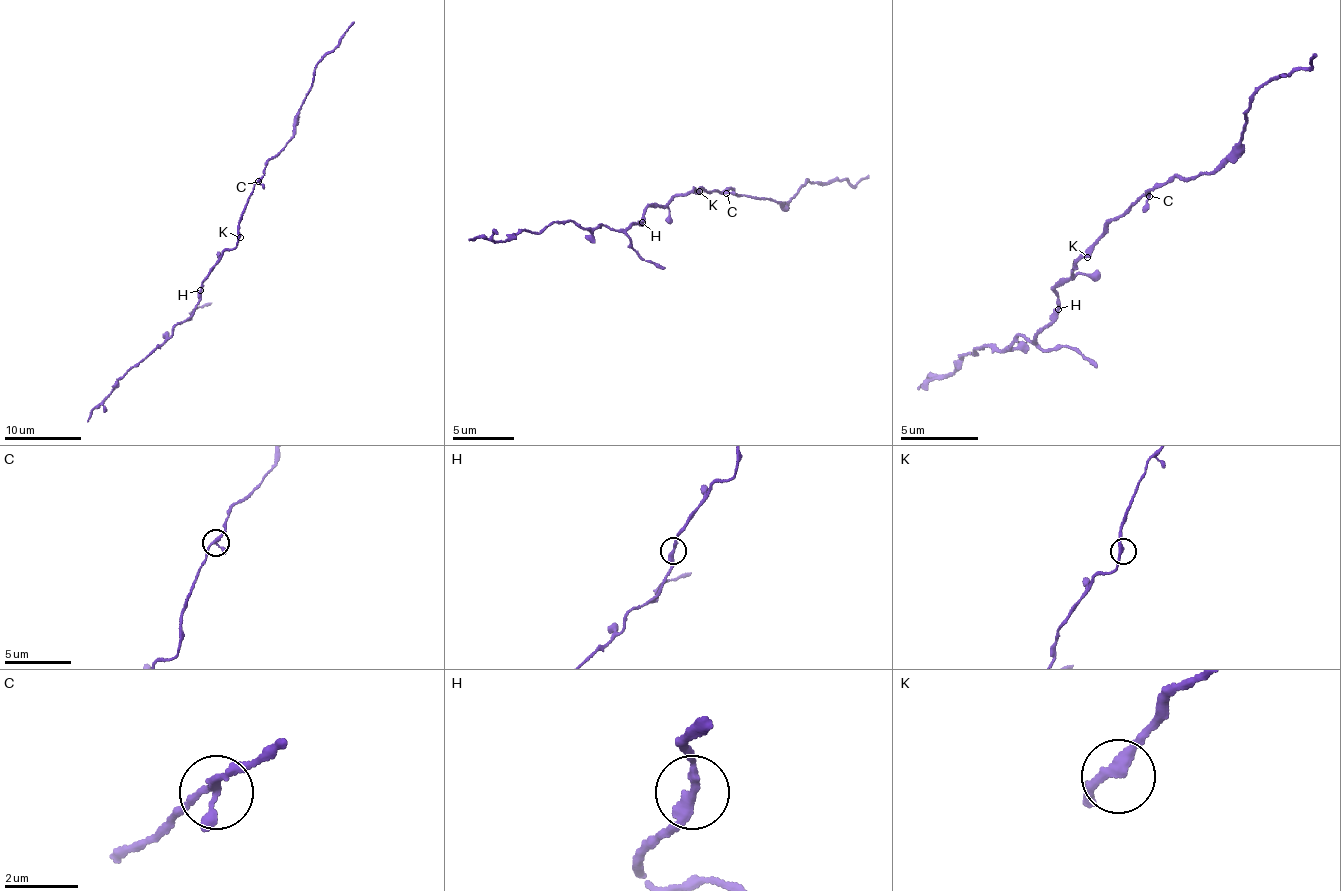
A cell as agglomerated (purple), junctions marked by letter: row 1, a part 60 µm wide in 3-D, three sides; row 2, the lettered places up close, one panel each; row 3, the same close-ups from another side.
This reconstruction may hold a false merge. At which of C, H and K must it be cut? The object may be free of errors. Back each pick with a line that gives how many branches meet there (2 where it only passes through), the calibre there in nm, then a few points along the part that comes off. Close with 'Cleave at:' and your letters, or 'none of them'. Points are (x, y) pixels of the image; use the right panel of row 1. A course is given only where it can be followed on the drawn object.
H: 2 | 260 nm | (1057, 311), (1052, 326), (1030, 341), (1025, 333), (1008, 348), (969, 351), (954, 371), (916, 389)
Cleave at: H

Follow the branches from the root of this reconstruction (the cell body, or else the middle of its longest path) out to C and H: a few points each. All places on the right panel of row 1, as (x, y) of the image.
C: (1083, 252), (1103, 235), (1107, 221), (1140, 197), (1149, 196)
H: (1083, 252), (1083, 259), (1074, 268), (1073, 262), (1071, 279), (1054, 290), (1057, 291), (1057, 311)

